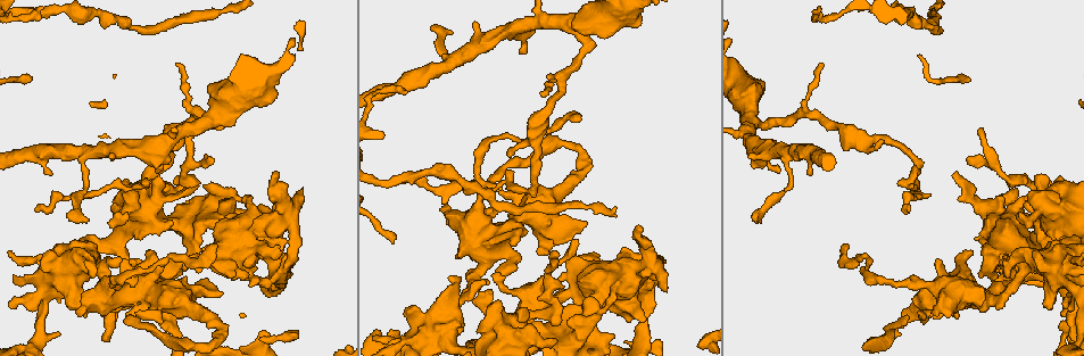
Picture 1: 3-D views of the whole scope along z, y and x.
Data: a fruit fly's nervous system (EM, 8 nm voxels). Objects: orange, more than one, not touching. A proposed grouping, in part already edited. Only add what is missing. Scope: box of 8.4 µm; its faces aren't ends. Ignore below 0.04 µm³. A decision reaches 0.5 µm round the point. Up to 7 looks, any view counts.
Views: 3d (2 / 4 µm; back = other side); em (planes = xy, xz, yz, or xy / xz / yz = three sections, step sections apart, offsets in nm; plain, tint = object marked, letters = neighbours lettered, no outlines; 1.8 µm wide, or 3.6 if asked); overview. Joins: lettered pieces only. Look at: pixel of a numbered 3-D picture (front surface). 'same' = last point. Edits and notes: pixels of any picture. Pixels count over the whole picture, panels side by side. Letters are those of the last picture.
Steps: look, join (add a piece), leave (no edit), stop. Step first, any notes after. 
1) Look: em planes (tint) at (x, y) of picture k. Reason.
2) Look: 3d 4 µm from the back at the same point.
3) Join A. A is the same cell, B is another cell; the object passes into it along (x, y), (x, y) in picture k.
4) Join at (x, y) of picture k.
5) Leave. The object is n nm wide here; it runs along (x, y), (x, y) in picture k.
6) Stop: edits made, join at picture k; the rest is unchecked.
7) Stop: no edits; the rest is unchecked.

Look: em xz step 4 (letters) at (452, 34) of picture 1. Branch stops here.

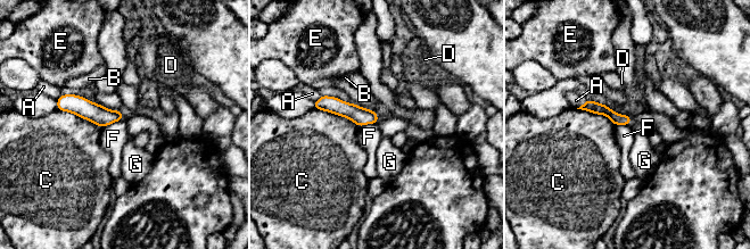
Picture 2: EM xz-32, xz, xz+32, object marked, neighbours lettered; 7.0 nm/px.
Leave. The object is 80 nm wide here; A, B, C, D, E, F and G are other cells; a border runs along (123, 117), (101, 129) in picture 2; no lettered piece goes on from it.

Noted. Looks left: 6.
Look: em planes (letters) at (1048, 307) of picture 1. Branch stops here.

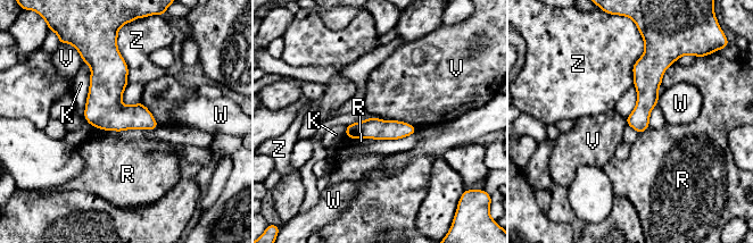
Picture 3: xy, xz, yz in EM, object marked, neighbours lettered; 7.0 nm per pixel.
Leave. K, R, V, W and Z are other cells; a border runs along (140, 101), (149, 110), (158, 125) in picture 3; none of them fits.

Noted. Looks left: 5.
Look: em planes (letters) at (172, 224) of picture 1. Free end.

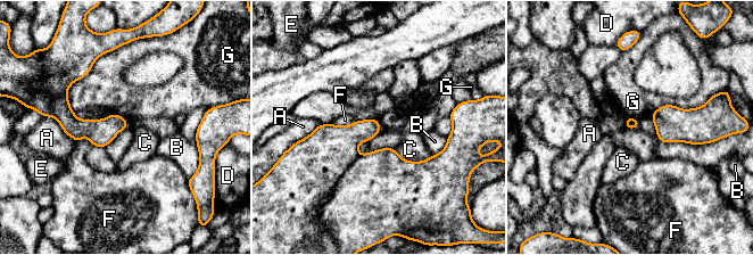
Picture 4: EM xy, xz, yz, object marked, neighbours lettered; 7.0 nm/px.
Leave. A, B, C, D, E, F and G are other cells; a border runs along (395, 149), (411, 161), (432, 156) in picture 4; no lettered piece goes on from it.

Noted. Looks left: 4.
Stop: no edits; the rest is unchecked.

